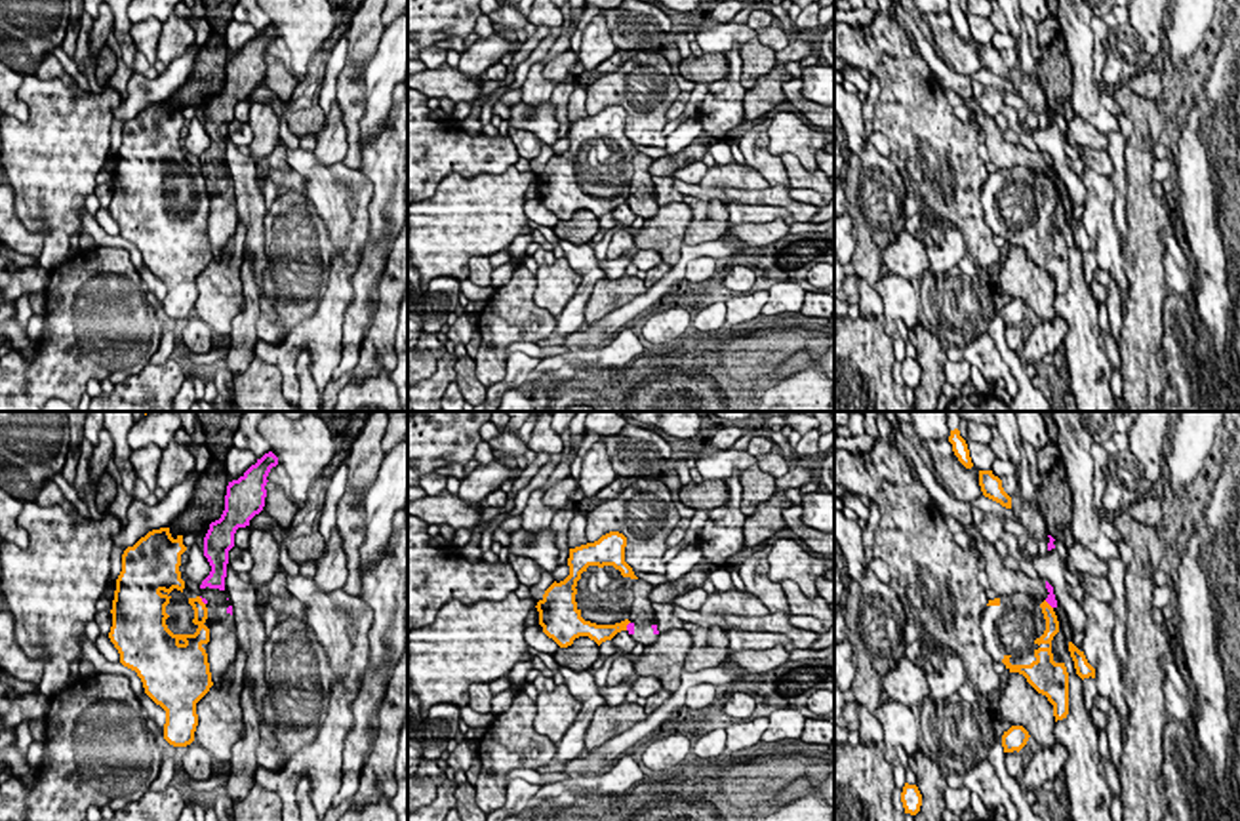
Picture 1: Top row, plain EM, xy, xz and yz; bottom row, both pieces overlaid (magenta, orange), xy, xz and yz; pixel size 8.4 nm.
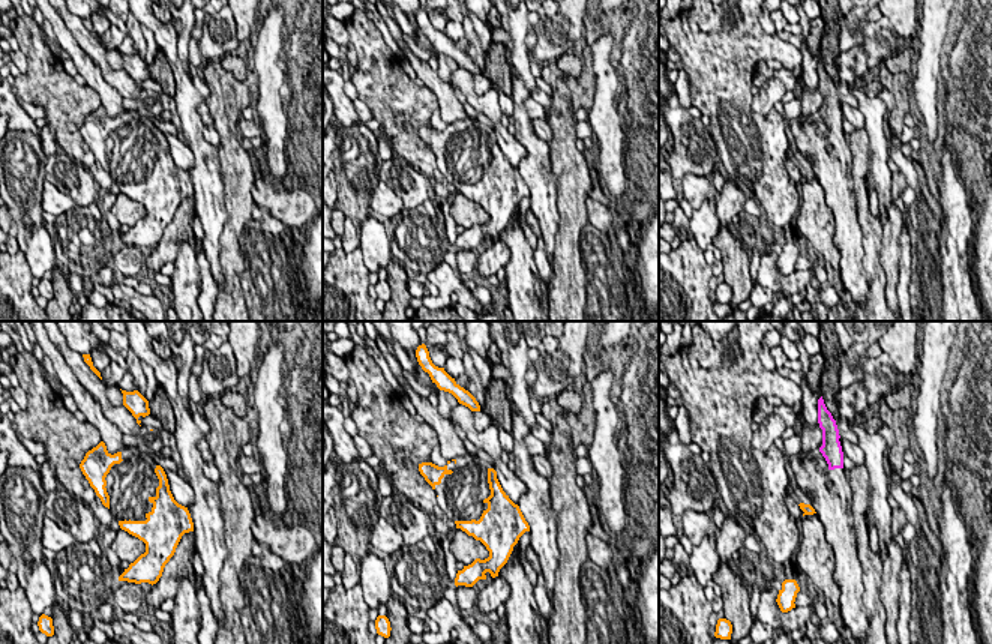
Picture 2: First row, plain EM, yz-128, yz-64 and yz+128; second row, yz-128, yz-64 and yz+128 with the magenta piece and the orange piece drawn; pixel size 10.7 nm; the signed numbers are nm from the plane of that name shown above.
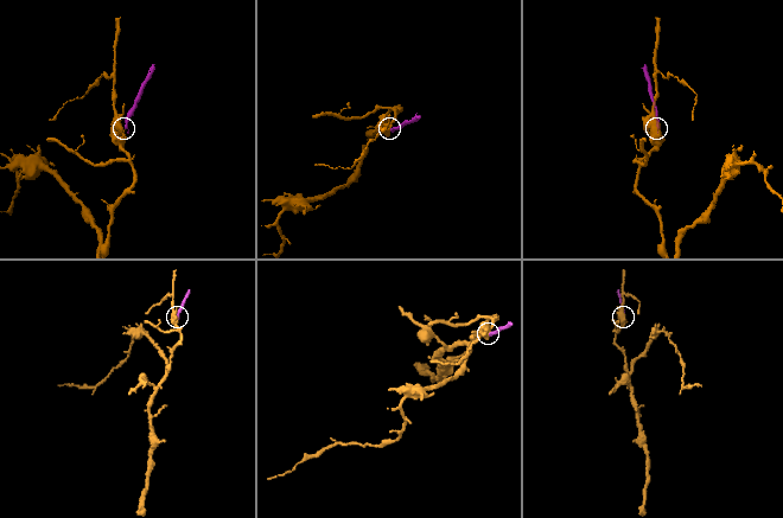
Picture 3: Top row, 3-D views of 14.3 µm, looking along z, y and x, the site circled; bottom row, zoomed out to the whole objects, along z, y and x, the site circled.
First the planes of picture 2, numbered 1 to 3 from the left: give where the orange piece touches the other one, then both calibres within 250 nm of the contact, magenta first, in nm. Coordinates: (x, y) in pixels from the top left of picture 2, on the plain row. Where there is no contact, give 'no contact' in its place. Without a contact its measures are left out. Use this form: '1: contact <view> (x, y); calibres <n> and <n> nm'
1: no contact
2: no contact
3: no contact

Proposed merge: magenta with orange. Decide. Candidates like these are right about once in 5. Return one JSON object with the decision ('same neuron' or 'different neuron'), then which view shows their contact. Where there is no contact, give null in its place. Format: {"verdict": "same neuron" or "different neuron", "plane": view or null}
{"verdict": "different neuron", "plane": "xy"}

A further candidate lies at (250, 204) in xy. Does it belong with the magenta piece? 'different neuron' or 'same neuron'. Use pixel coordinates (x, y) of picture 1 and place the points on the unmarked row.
different neuron

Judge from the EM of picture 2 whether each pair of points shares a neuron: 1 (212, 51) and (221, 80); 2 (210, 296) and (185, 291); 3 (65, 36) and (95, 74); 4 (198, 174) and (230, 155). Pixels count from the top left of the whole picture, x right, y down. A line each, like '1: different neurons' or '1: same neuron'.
1: different neurons
2: different neurons
3: same neuron
4: different neurons

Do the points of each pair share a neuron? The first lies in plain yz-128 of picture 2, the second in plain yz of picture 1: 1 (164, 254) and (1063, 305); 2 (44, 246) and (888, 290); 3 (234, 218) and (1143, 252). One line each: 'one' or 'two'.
1: two
2: one
3: one

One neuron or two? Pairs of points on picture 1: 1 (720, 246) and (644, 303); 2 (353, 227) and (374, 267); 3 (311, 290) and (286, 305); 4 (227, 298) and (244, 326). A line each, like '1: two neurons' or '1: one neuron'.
1: one neuron
2: two neurons
3: one neuron
4: two neurons

